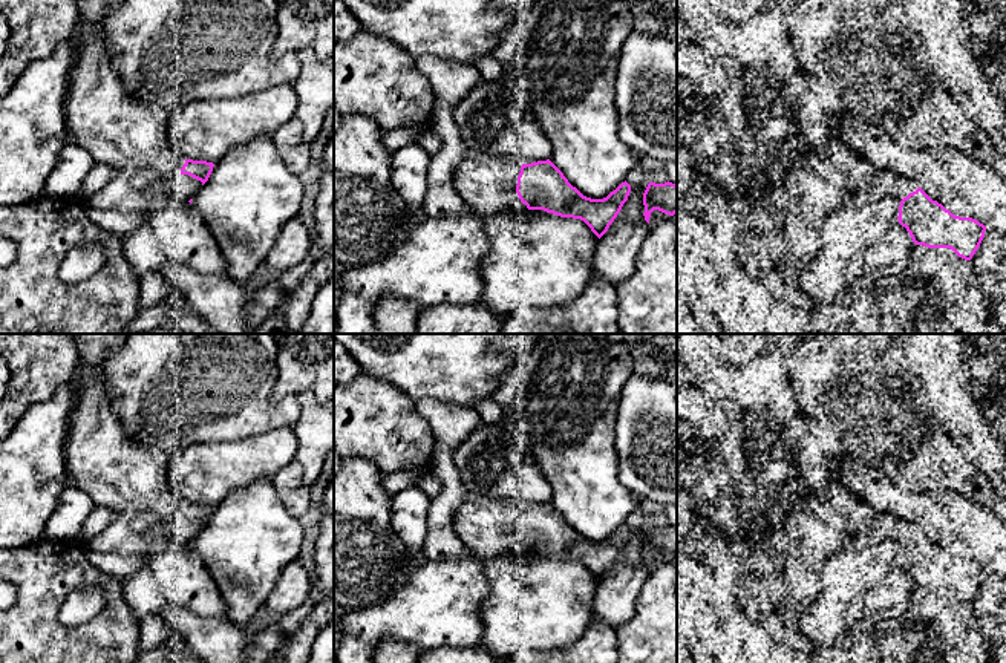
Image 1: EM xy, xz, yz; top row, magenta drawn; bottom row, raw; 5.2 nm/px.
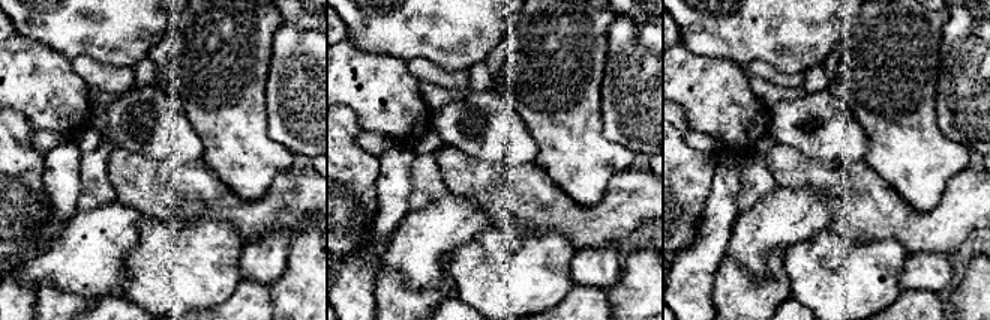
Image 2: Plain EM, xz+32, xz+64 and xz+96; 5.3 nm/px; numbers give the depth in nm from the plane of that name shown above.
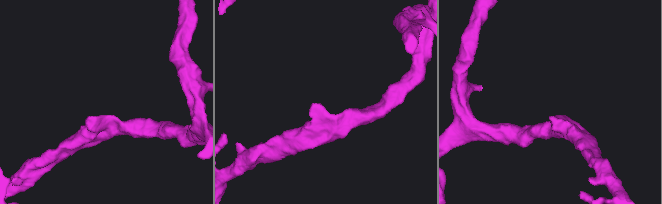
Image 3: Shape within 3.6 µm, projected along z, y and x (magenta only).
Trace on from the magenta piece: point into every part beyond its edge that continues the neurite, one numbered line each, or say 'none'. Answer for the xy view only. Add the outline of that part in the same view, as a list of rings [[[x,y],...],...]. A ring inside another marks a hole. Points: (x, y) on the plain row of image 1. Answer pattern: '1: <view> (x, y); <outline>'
1: xy (130, 478); [[[72,334],[80,352],[75,406],[70,415],[66,443],[66,467],[70,482],[80,487],[95,505],[116,513],[116,519],[100,534],[89,541],[93,551],[110,554],[159,553],[165,541],[150,537],[155,525],[173,522],[181,516],[185,502],[175,493],[168,482],[168,465],[173,453],[133,441],[127,436],[121,418],[113,412],[104,387],[104,361],[122,345],[127,334]]]

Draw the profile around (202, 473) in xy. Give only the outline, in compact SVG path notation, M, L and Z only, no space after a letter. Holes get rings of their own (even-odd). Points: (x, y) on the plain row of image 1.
M285 426L239 441L199 443L176 453L168 465L168 482L184 502L216 505L233 490L259 478L273 478L296 459L299 441L294 426Z

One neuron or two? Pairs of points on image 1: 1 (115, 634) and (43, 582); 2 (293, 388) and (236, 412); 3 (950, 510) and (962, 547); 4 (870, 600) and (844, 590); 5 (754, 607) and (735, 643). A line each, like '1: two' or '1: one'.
1: one
2: two
3: one
4: two
5: two

